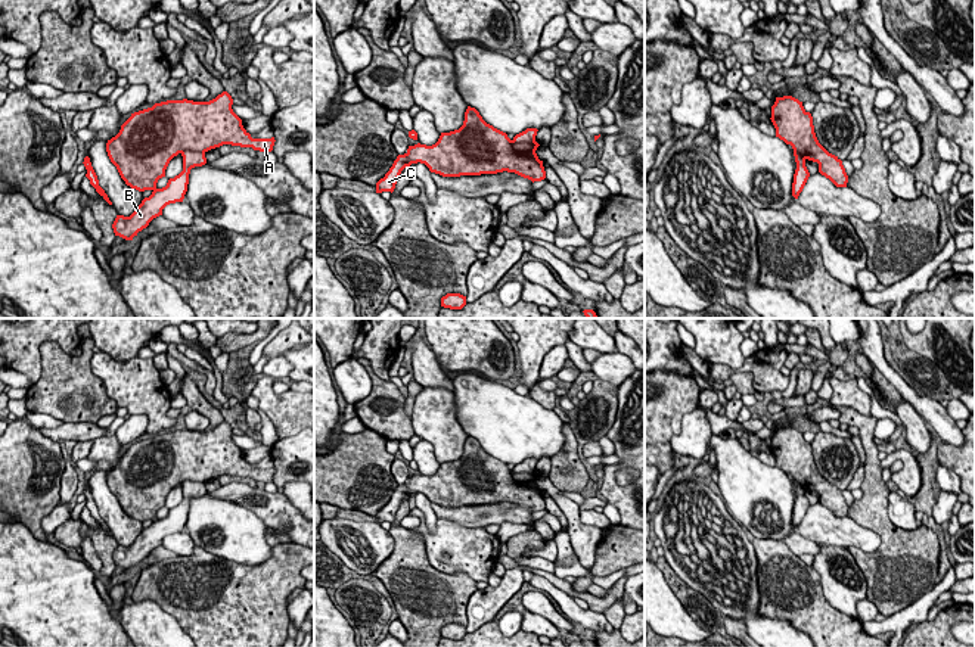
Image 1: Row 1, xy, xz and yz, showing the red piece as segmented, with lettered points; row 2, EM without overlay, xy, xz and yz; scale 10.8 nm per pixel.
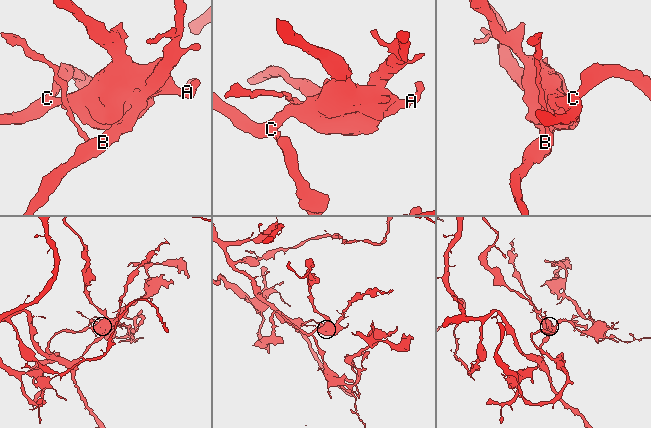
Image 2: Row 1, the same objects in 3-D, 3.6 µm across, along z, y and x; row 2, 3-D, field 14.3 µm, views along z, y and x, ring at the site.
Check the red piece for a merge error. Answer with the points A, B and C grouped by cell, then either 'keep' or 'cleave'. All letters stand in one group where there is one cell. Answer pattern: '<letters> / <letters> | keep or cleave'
A C / B | cleave

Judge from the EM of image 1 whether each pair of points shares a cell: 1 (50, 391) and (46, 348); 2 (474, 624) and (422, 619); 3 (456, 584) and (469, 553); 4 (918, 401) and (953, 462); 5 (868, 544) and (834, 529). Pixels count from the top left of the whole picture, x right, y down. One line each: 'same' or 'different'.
1: same
2: different
3: different
4: different
5: same

